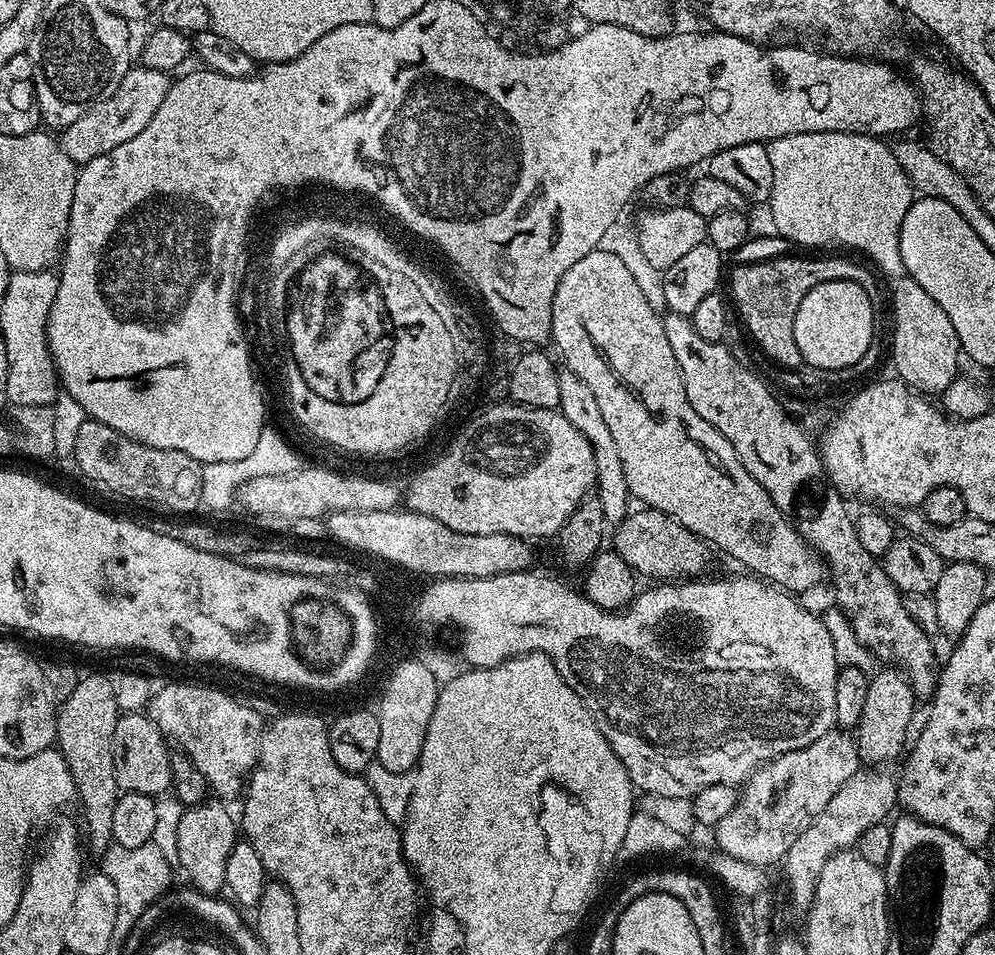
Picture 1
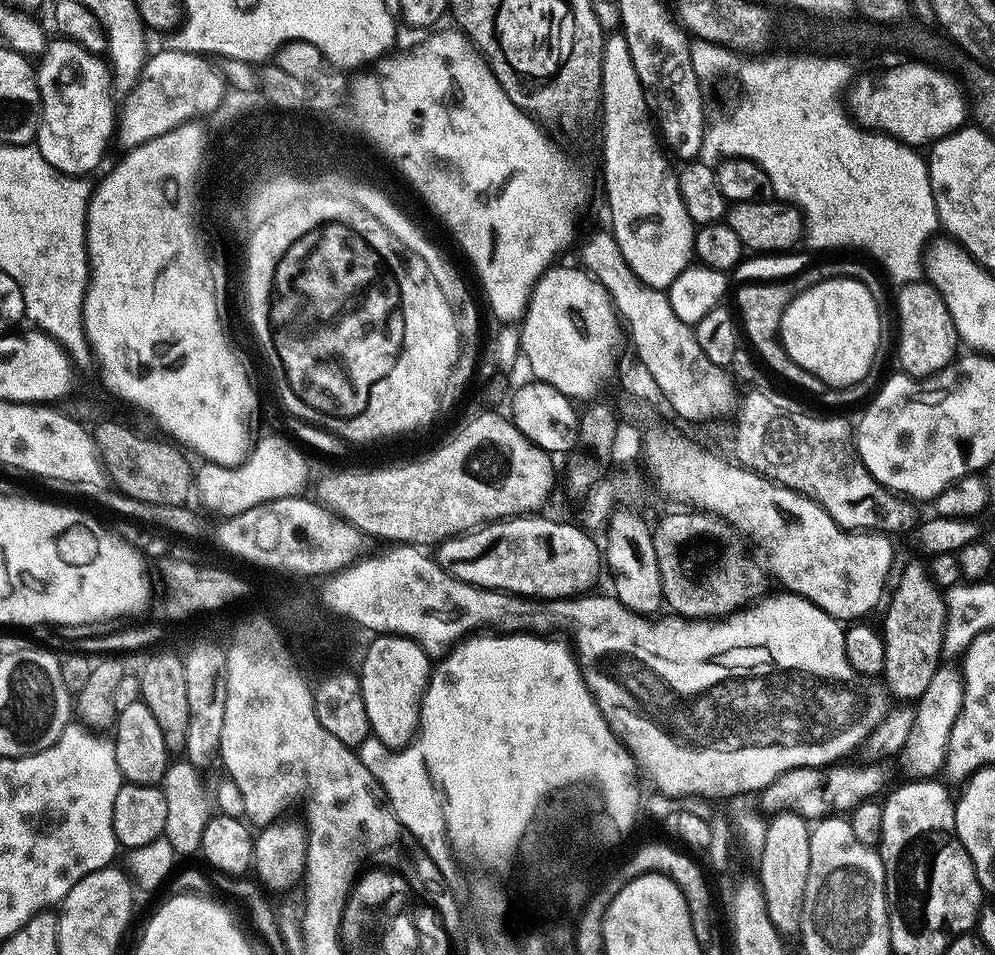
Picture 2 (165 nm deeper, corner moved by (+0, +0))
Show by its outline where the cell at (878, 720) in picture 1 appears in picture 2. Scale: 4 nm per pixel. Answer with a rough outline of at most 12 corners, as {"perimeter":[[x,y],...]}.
{"perimeter":[[927,567],[900,572],[884,616],[882,683],[919,701],[942,666],[944,597]]}

